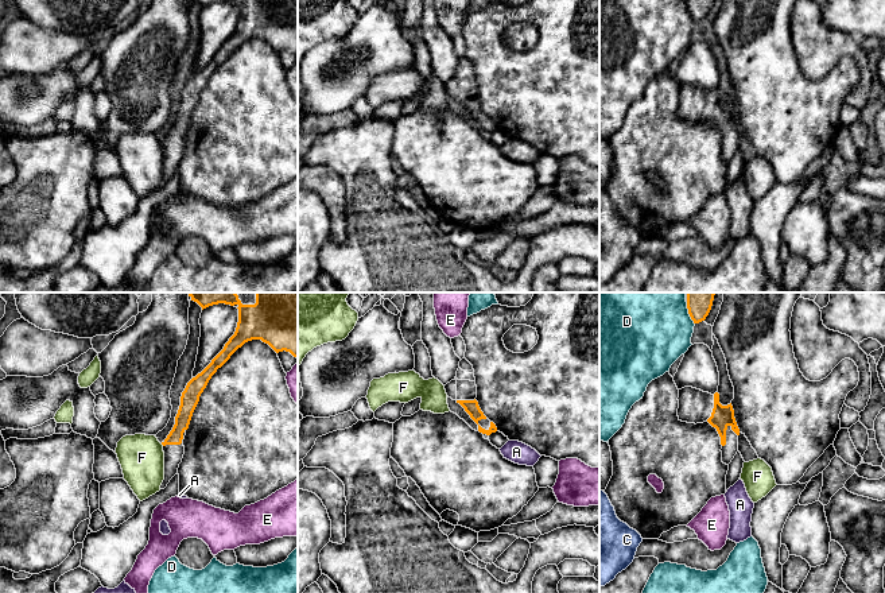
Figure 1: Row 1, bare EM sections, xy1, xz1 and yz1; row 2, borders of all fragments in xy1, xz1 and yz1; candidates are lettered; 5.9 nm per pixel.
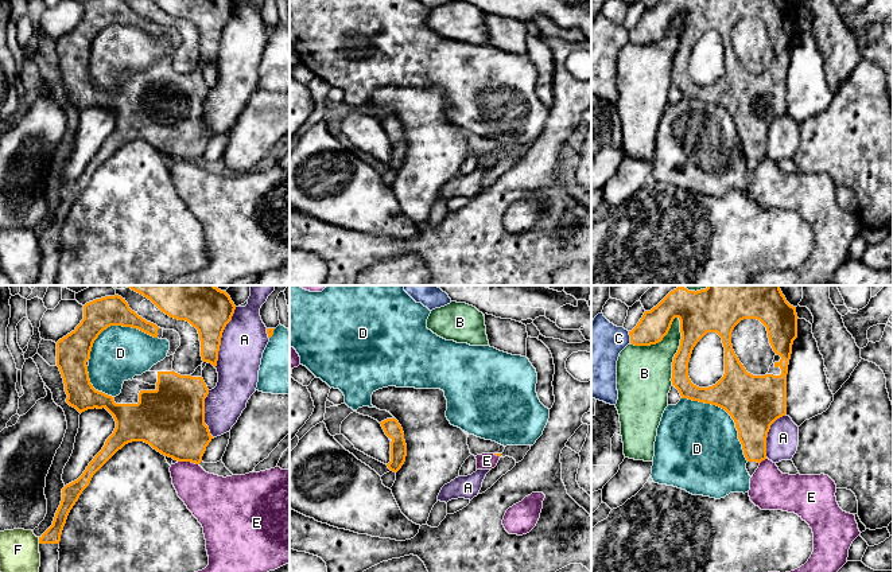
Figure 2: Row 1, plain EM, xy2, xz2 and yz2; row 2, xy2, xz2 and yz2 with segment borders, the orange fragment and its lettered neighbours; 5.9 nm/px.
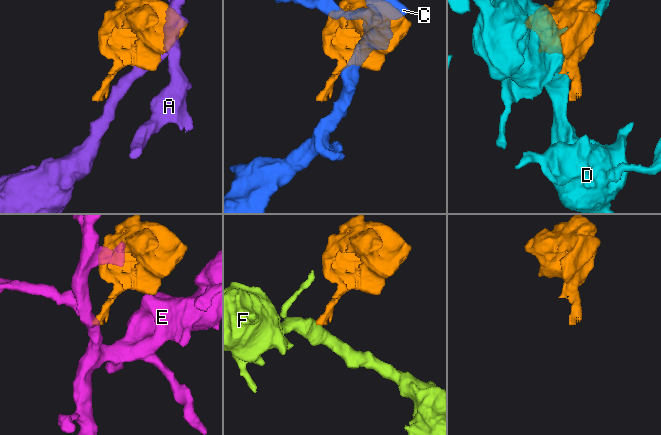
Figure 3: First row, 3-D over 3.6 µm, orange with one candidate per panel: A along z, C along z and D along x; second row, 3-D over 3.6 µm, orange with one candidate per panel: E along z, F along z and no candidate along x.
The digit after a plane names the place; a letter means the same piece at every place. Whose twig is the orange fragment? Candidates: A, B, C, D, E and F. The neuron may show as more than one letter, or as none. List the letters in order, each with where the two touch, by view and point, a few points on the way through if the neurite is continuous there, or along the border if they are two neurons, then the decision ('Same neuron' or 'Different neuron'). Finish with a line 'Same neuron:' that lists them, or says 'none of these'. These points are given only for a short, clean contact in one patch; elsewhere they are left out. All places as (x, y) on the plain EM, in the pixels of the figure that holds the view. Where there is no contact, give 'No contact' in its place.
A: Touches orange at xy2 (221, 35). Different neuron
B: Touches orange at yz2 (678, 49). Different neuron
C: Touches orange at yz2 (631, 35). Boundary: yz2 (628, 30), (631, 41). Different neuron
D: Touches orange at yz2 (729, 112). Different neuron
E: Touches orange at xy2 (189, 159). Boundary: xy2 (178, 159), (190, 159), (198, 163). Different neuron
F: Touches orange at xy2 (39, 238). Boundary: xy2 (38, 236), (39, 241). Different neuron
Same neuron: none of these

